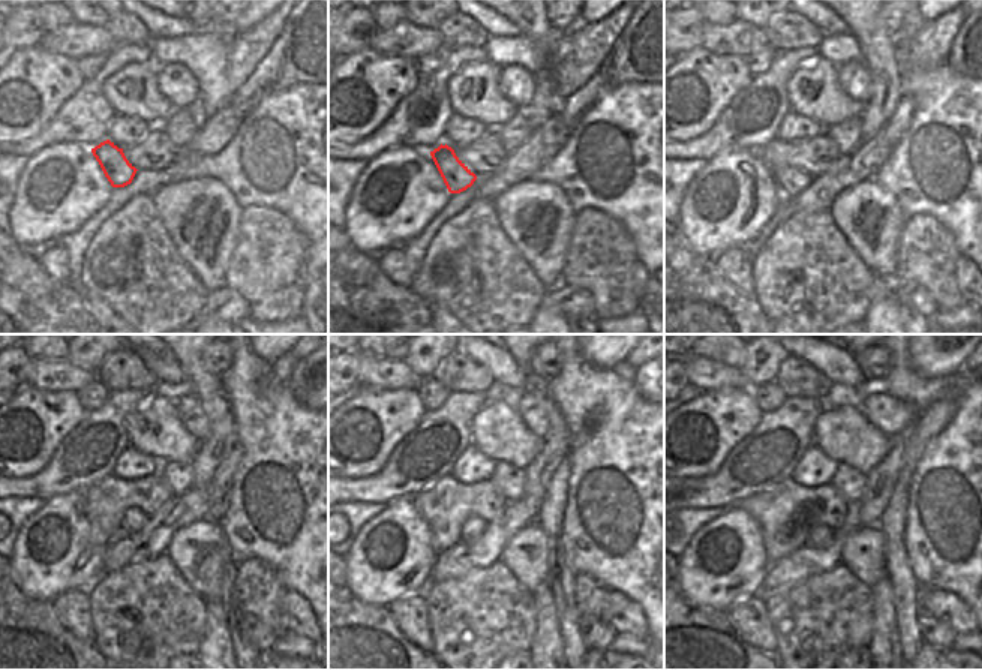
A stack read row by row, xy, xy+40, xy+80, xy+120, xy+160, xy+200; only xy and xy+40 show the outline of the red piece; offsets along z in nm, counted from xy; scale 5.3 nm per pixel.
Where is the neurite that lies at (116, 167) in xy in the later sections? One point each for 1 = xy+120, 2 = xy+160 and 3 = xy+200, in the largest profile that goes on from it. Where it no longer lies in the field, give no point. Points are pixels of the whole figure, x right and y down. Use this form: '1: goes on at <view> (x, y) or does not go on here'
1: goes on at xy+120 (134, 519)
2: goes on at xy+160 (473, 528)
3: goes on at xy+200 (820, 537)

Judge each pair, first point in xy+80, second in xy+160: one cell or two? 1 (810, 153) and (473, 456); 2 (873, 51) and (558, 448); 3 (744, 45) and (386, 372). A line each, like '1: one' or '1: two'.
1: two
2: one
3: one

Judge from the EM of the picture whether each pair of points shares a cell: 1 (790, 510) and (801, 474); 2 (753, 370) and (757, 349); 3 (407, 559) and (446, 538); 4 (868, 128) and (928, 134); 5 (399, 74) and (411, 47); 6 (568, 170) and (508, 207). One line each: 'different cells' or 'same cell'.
1: different cells
2: same cell
3: different cells
4: different cells
5: different cells
6: different cells

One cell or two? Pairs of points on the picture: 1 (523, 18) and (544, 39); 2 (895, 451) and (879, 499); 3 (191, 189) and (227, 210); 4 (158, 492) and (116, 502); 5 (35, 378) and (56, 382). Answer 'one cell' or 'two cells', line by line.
1: one cell
2: one cell
3: one cell
4: one cell
5: one cell

